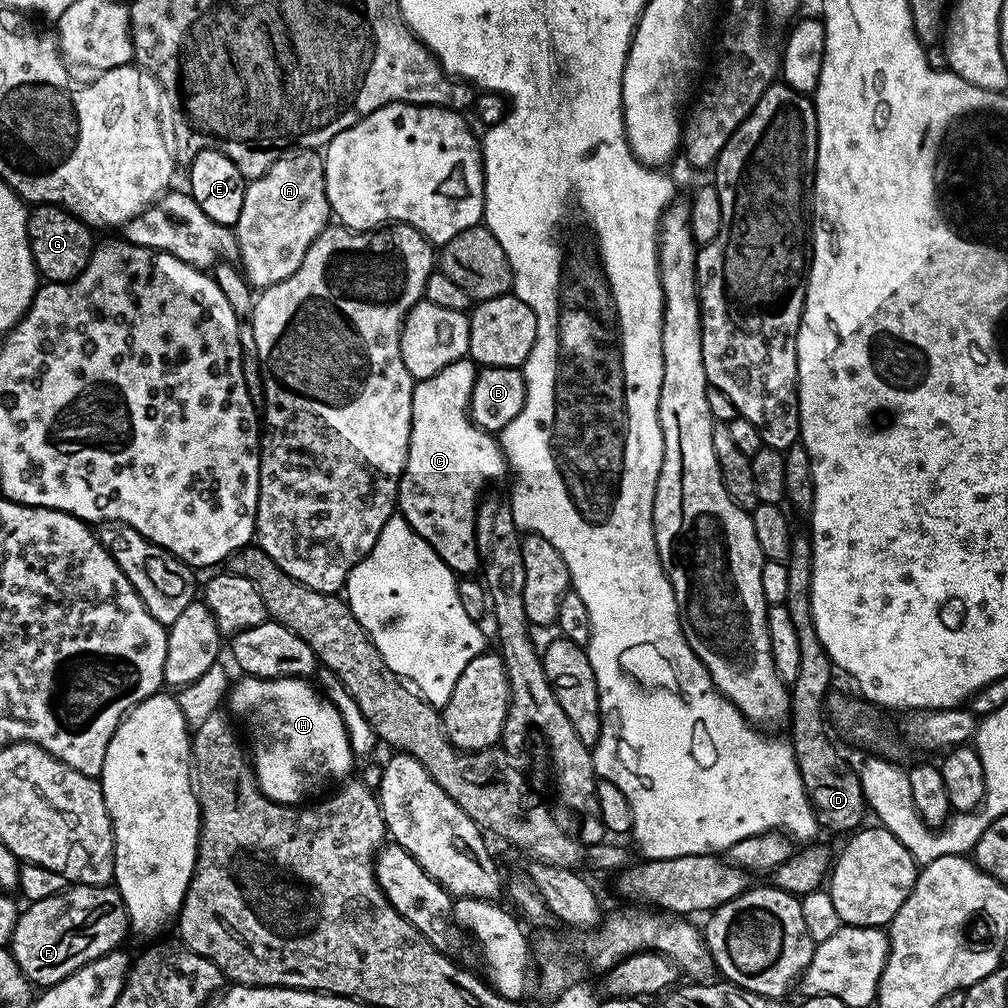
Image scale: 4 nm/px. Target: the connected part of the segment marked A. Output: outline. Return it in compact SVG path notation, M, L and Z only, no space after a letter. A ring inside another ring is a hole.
M301 150L293 152L287 156L283 156L282 158L278 158L278 162L274 162L274 166L270 166L270 170L266 170L266 174L262 174L257 180L247 181L244 189L244 197L242 198L242 214L238 214L238 222L234 226L234 231L236 234L236 245L240 251L238 264L253 289L263 290L270 286L274 286L278 282L282 282L286 278L290 278L290 274L294 274L294 270L298 270L298 266L302 266L302 258L306 258L306 250L310 250L310 246L314 242L314 238L318 238L318 234L322 234L322 230L329 227L331 216L332 208L329 206L328 199L326 198L324 157L319 151Z

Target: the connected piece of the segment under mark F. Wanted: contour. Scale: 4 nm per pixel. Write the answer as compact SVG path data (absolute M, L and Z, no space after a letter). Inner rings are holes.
M72 884L65 887L63 892L54 894L54 898L33 900L27 905L28 909L21 911L16 918L14 934L10 941L10 951L14 962L22 970L29 984L47 986L62 982L74 970L102 958L107 952L115 952L121 947L124 935L129 935L128 911L115 887L102 884Z

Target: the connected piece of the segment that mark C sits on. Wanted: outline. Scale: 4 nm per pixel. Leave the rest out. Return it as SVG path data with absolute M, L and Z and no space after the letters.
M465 358L438 370L425 380L417 380L412 386L412 425L410 446L404 473L400 479L398 512L425 542L446 562L453 574L472 574L479 569L480 555L476 549L476 505L482 499L484 487L491 480L500 480L509 471L504 449L491 432L484 432L468 417L470 390L474 390L474 378L478 368Z

